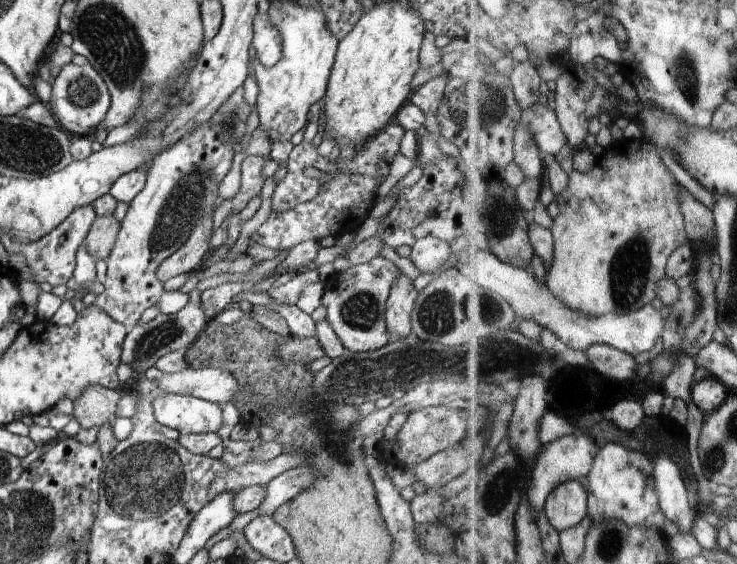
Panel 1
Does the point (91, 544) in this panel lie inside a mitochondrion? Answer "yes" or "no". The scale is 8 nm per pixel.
no

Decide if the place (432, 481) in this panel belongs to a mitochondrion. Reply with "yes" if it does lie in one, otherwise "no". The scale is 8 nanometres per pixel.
no

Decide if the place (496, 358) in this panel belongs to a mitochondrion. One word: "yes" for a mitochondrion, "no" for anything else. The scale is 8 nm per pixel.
yes

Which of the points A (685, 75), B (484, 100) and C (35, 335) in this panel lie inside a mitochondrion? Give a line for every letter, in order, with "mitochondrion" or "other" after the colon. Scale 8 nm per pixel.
A: mitochondrion
B: mitochondrion
C: other

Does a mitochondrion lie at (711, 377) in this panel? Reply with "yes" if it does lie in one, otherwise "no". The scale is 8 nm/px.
no

